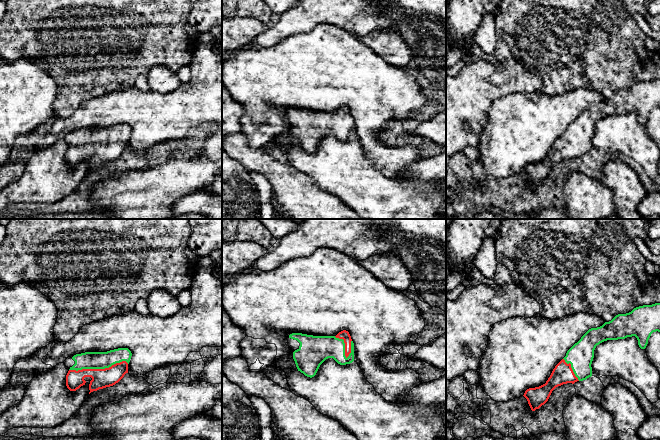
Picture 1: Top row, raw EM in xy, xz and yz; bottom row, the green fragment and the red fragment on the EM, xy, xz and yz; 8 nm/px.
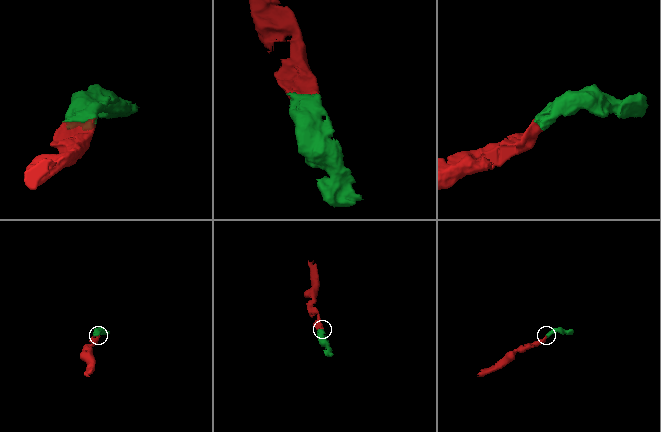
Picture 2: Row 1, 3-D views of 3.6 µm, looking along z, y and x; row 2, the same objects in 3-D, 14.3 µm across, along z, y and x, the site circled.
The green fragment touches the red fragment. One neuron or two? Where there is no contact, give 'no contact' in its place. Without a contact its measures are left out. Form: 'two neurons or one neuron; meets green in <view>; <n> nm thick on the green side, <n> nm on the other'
one neuron; meets green in xy; 140 nm thick on the green side, 160 nm on the other

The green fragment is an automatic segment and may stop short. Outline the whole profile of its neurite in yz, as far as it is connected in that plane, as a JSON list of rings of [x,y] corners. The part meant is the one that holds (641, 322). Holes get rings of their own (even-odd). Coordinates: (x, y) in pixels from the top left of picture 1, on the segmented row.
[[[660,303],[639,306],[629,313],[618,314],[602,326],[589,329],[555,366],[546,383],[539,387],[527,389],[523,396],[527,399],[531,410],[535,411],[548,401],[556,387],[567,383],[574,384],[577,381],[583,381],[592,376],[591,364],[594,358],[594,350],[600,343],[607,340],[618,340],[635,336],[639,347],[645,349],[651,334],[656,331],[660,332]]]

